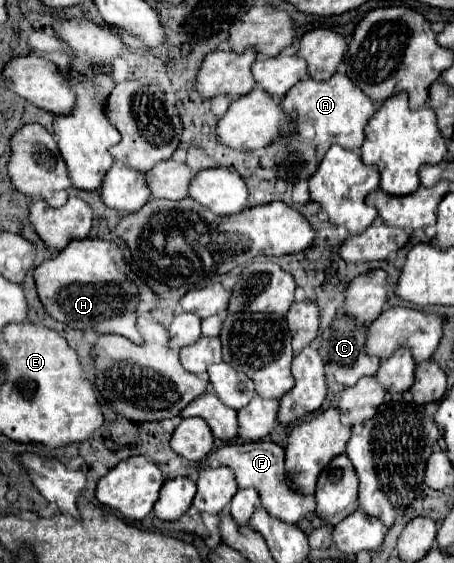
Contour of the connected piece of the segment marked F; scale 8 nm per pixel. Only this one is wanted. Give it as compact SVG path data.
M269 441L263 443L233 443L233 445L223 445L215 453L211 453L201 465L227 465L233 469L237 477L237 487L257 487L261 505L273 515L275 519L281 519L285 523L299 523L303 519L309 519L315 513L315 497L313 495L301 495L297 493L285 475L285 451Z

